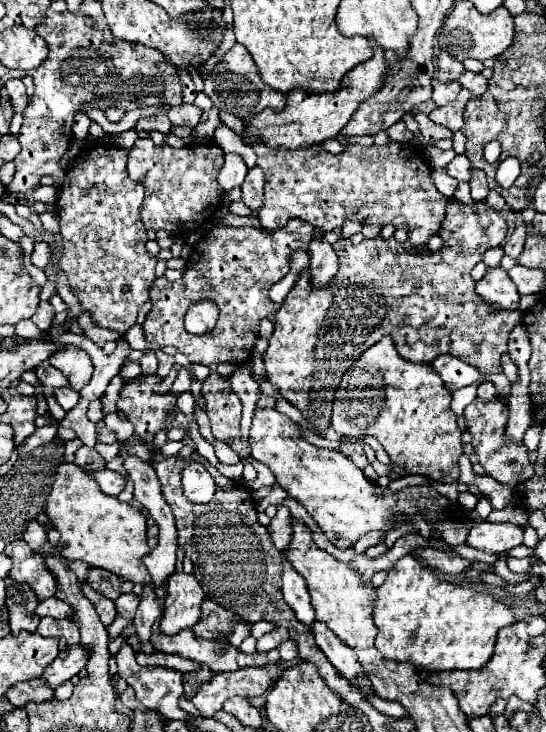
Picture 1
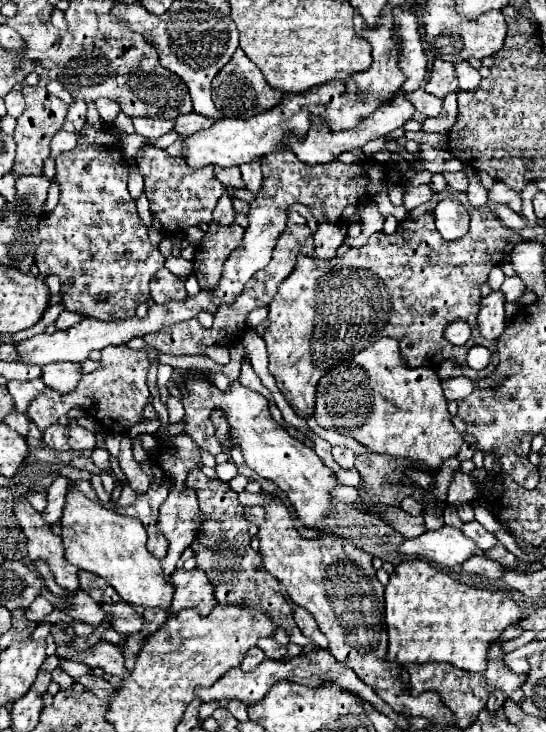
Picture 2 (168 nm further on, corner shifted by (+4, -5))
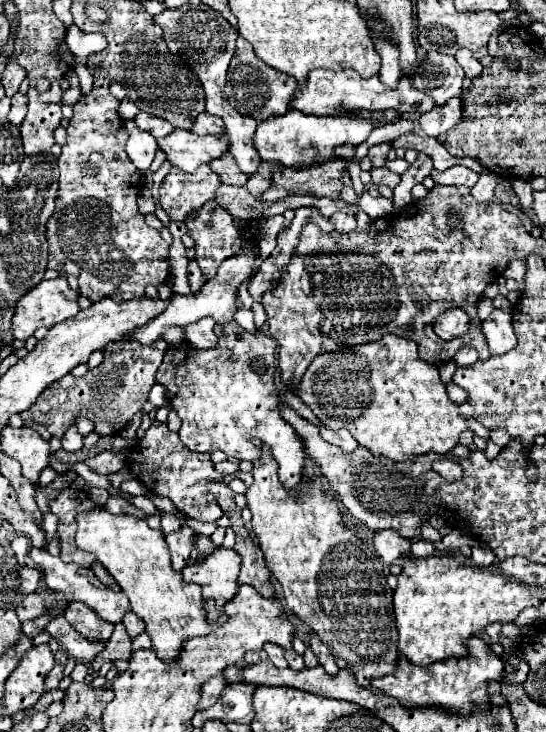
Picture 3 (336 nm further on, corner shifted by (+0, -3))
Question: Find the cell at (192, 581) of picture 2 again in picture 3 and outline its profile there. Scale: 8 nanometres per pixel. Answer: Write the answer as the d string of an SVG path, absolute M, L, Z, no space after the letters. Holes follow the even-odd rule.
M220 548L212 552L204 562L194 562L182 568L181 574L184 581L200 584L204 600L212 598L216 608L220 608L238 590L238 570L240 556L234 550Z

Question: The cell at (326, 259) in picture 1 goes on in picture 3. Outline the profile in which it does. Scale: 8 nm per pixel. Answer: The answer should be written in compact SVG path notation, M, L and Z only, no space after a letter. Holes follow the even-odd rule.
M334 214L328 220L338 234L348 234L350 230L356 228L356 216L352 216L352 214Z

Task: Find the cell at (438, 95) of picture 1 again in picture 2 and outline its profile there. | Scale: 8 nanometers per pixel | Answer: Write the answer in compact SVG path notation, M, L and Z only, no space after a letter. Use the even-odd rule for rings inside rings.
M418 88L416 92L408 92L408 100L412 100L414 108L424 116L436 116L442 110L442 100L432 94L426 94L422 88Z

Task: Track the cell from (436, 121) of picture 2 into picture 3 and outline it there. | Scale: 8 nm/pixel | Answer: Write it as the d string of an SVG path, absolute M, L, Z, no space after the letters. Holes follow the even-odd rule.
M450 98L444 106L436 106L436 110L422 114L420 126L428 136L436 138L440 134L446 134L450 128L454 128L460 118L462 118L462 100Z

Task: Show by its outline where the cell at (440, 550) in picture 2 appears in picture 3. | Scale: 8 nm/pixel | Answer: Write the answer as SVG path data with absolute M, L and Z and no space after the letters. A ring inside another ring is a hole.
M382 530L382 532L376 532L374 536L374 548L378 556L388 564L402 558L402 554L410 552L410 546L412 542L408 538L402 538L394 530Z

